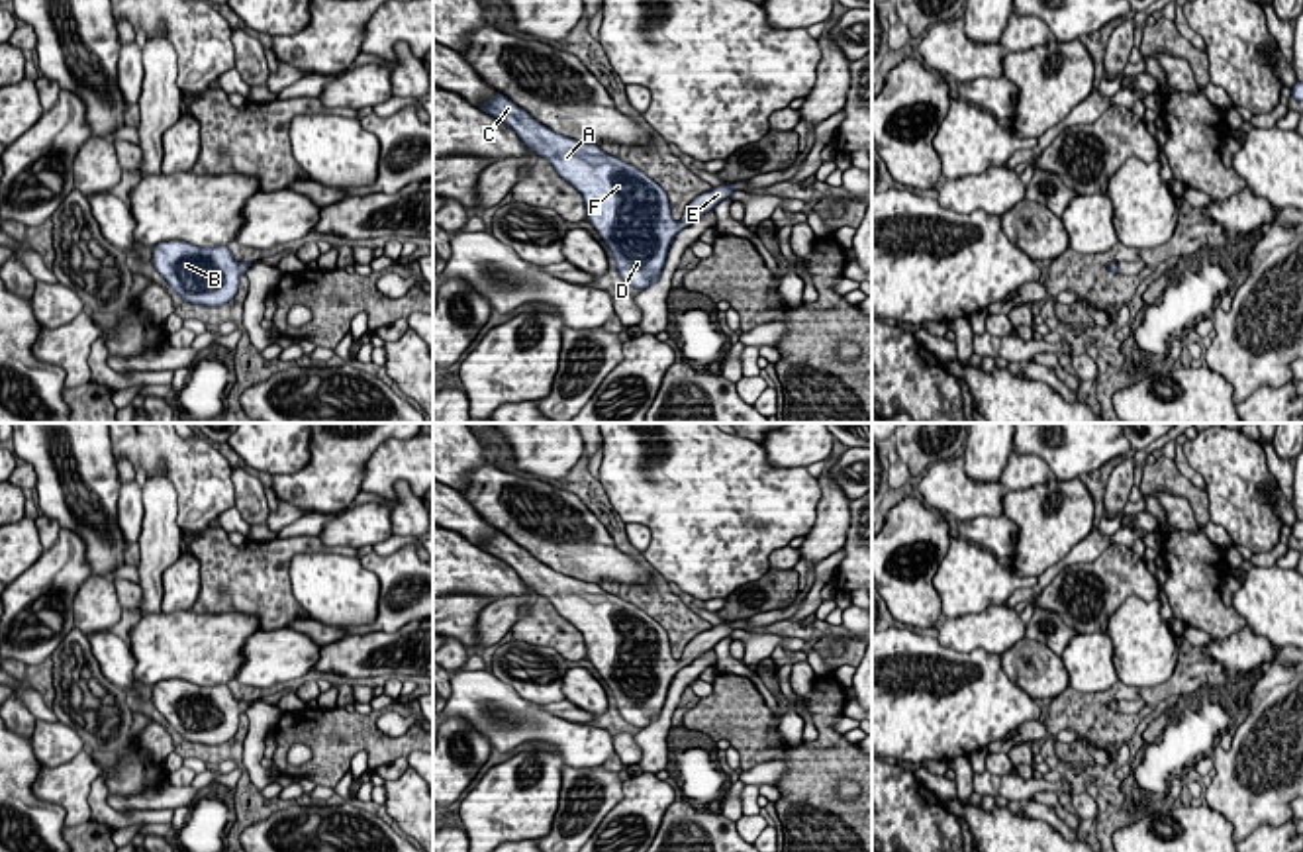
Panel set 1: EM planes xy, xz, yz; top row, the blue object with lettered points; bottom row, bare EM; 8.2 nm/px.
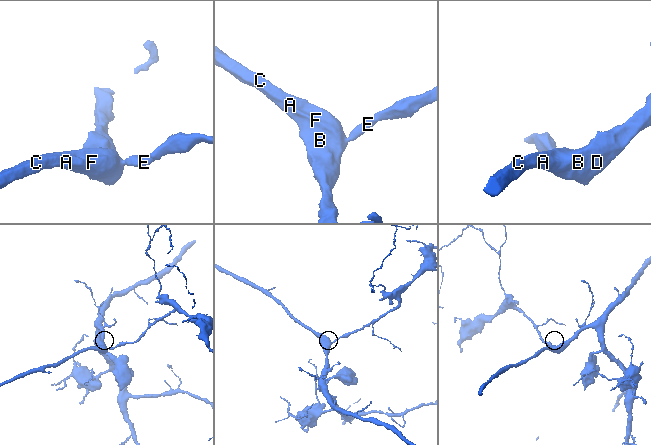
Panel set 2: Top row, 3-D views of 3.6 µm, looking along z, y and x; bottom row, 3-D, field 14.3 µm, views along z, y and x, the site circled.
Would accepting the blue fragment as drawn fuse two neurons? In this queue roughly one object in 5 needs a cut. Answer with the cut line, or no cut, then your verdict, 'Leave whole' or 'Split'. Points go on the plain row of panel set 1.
No split. Leave whole

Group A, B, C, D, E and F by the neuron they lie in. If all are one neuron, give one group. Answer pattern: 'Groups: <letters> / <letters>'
Groups: A B C D E F

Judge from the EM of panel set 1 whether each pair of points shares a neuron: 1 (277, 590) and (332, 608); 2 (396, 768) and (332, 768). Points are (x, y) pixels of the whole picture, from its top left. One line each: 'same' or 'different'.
1: different
2: different

